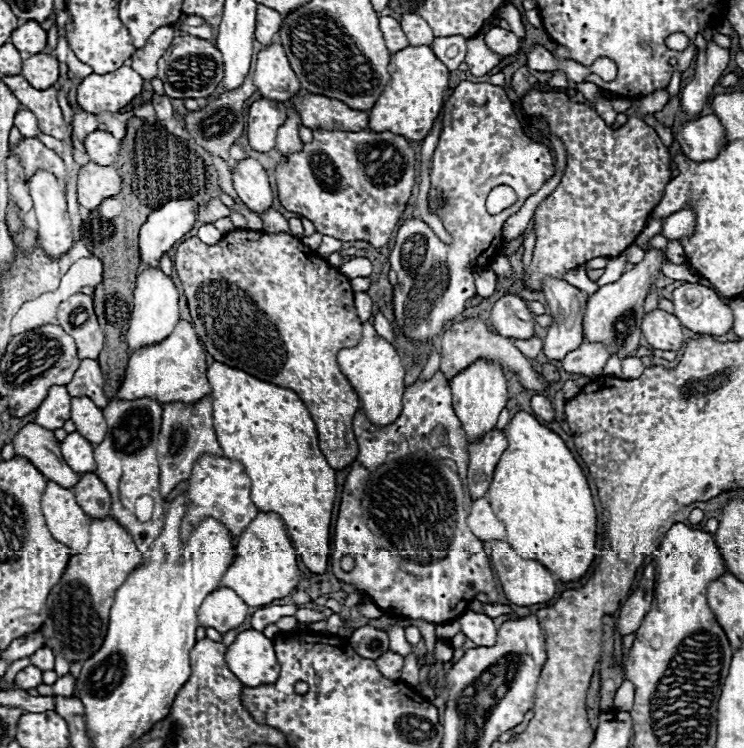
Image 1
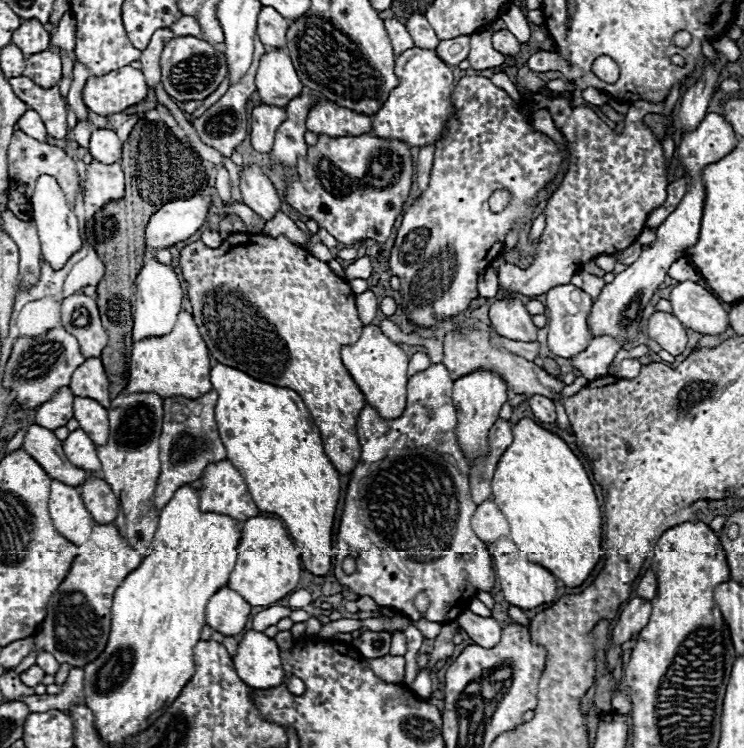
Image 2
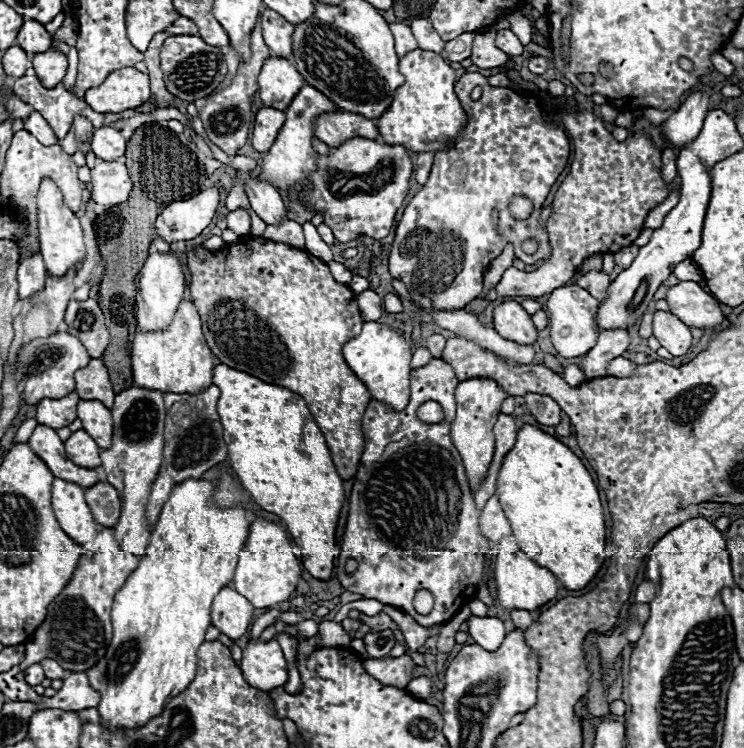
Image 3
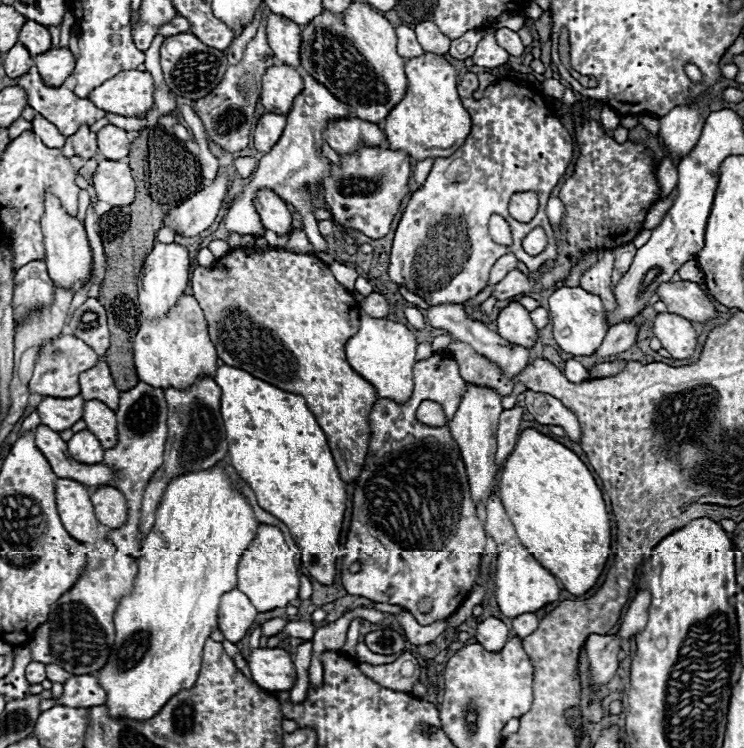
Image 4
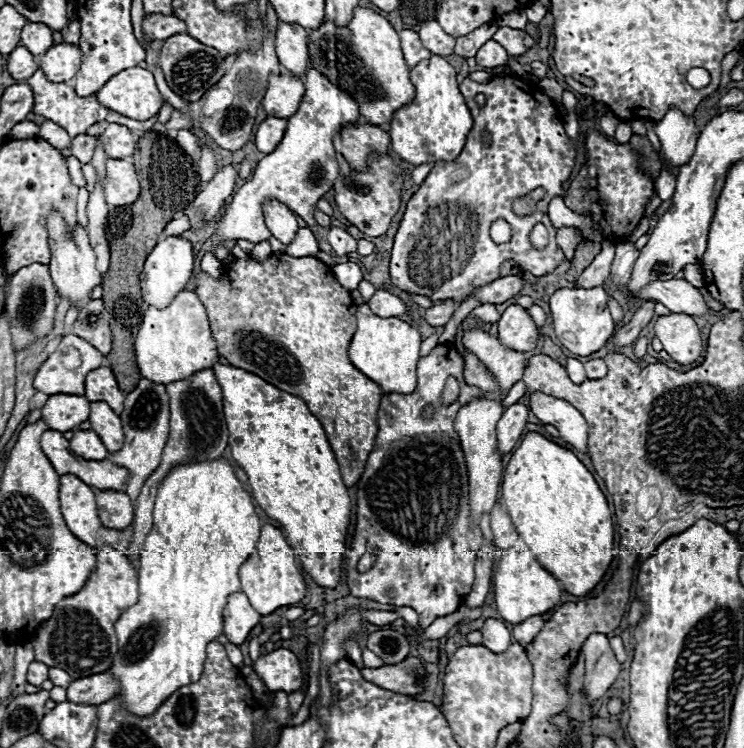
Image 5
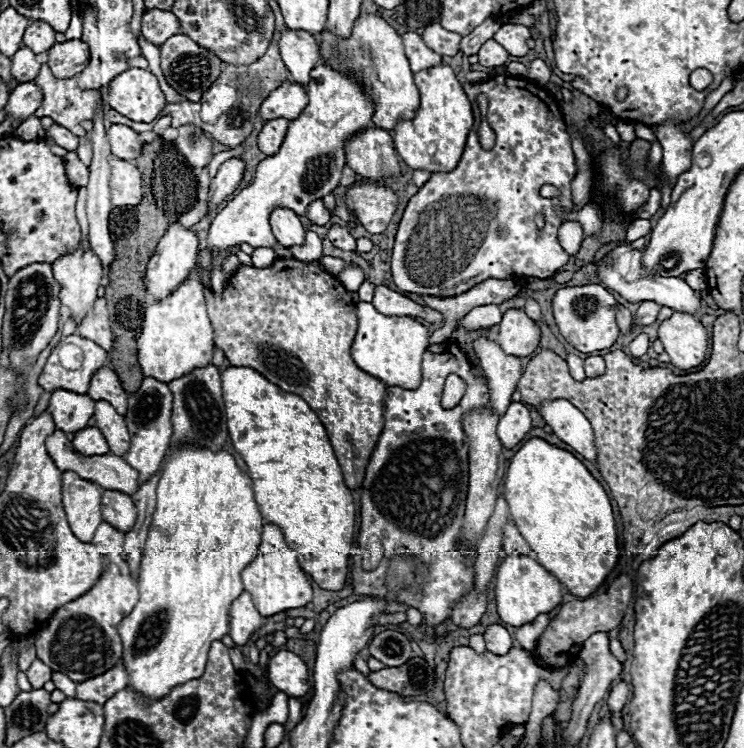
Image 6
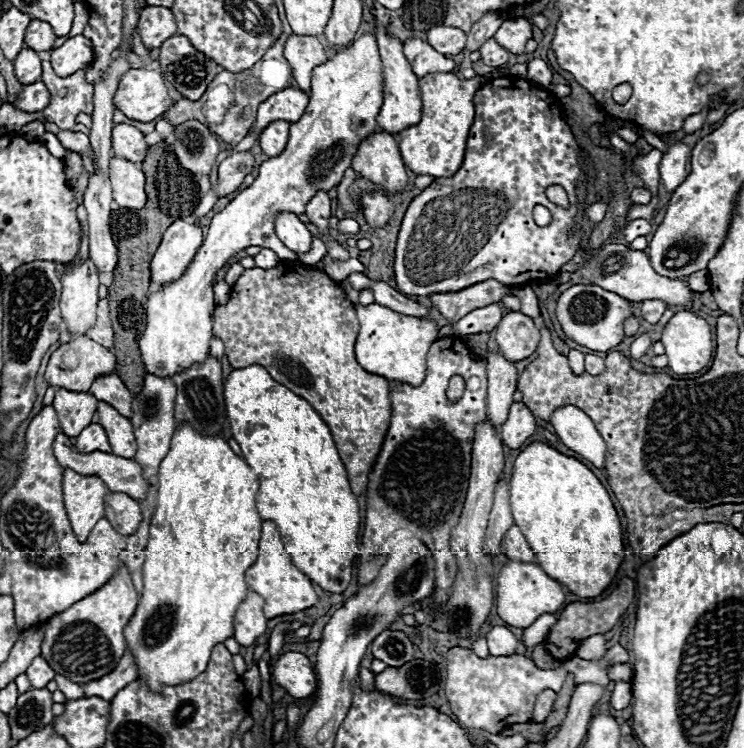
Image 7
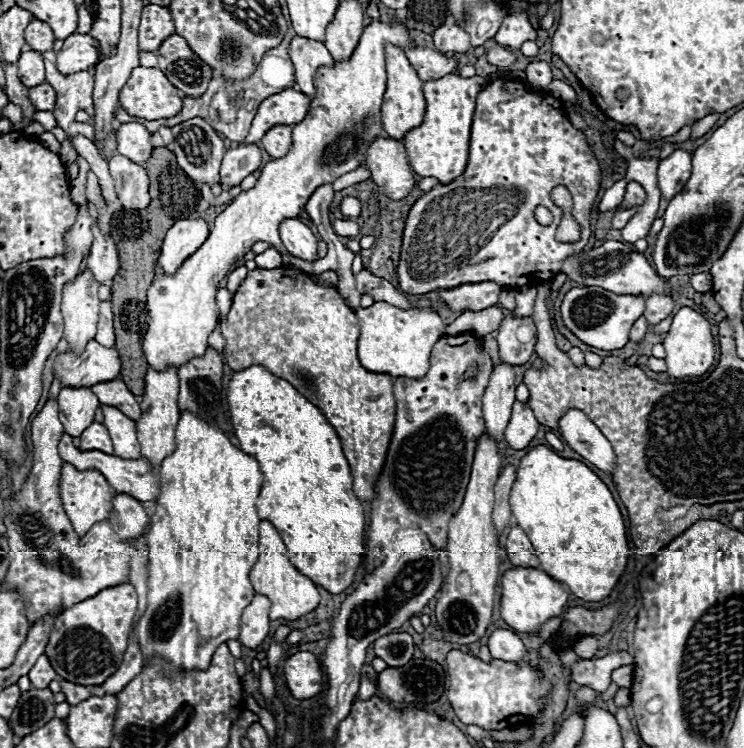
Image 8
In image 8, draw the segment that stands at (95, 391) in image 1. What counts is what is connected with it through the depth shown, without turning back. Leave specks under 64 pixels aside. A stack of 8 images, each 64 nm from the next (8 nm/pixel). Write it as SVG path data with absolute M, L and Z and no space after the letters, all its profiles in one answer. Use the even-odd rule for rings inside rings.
M120 378L110 380L110 382L94 384L92 392L98 396L98 400L102 404L116 406L116 408L120 408L130 418L140 418L140 414L142 414L138 398L126 388L126 384Z

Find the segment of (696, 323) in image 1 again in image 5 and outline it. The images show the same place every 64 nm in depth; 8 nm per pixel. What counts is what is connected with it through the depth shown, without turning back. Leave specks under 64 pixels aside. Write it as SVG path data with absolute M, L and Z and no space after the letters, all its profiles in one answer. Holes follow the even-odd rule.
M680 278L650 282L638 292L638 298L662 302L670 312L678 312L678 314L702 316L708 312L708 306L700 290Z

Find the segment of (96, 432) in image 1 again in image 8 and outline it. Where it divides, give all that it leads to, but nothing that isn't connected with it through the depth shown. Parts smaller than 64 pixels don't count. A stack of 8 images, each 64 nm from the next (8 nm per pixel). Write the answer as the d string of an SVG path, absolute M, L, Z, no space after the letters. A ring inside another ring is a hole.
M104 404L102 408L104 408L104 424L114 444L114 454L126 460L138 460L140 444L138 444L138 434L136 434L136 422L130 420L118 408L110 408Z

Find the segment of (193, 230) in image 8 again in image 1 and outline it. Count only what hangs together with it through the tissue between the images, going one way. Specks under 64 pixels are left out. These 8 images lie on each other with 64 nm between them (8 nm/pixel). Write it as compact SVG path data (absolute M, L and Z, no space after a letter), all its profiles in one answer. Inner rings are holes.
M146 268L138 274L136 288L134 288L134 308L132 308L130 328L126 332L126 342L130 352L146 344L156 344L158 340L164 340L166 336L170 336L176 322L180 320L178 300L180 300L178 288L172 276L166 276L160 268Z

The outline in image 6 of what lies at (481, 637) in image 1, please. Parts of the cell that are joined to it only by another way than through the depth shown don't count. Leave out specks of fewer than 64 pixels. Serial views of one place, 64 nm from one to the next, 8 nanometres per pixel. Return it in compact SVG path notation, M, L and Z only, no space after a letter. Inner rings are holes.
M490 624L484 632L484 638L486 638L486 648L488 652L496 654L496 656L502 656L502 654L508 654L510 648L514 646L514 640L510 636L510 632L500 626L500 624Z

